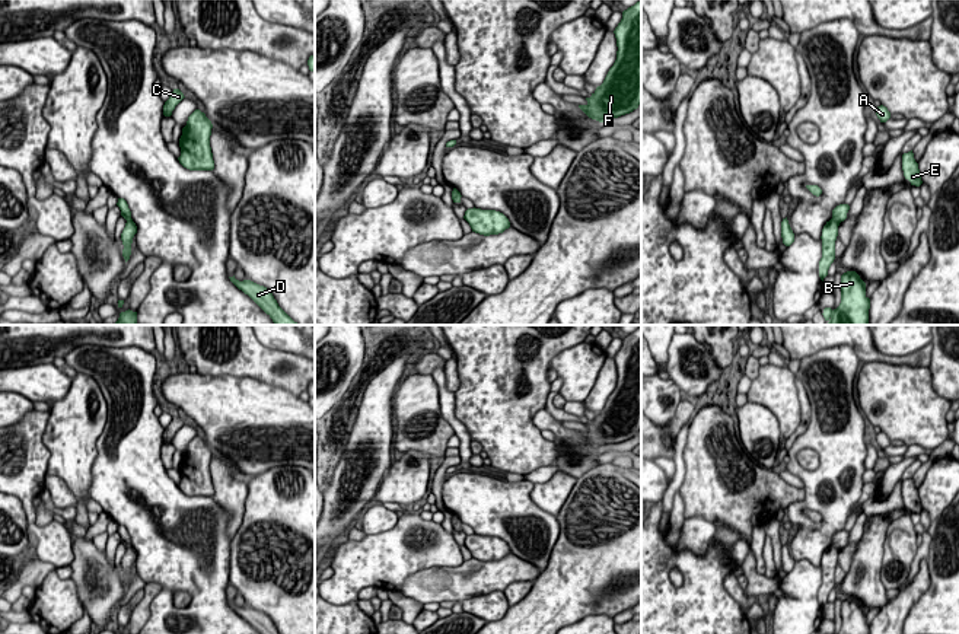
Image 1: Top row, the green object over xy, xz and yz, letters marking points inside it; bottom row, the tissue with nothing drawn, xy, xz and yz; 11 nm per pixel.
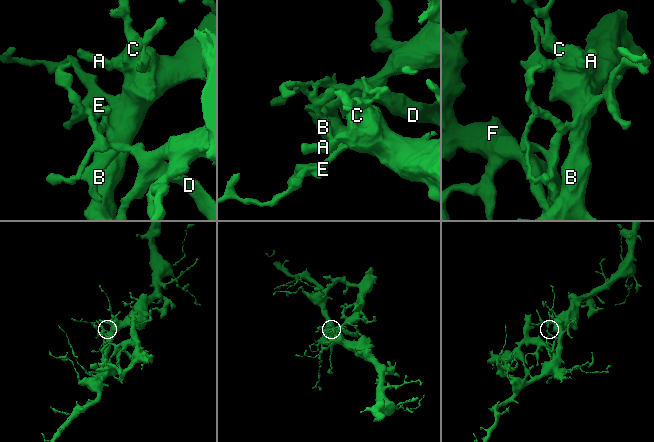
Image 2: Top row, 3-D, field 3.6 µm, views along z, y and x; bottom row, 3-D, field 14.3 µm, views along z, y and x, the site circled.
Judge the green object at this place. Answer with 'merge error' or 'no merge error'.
merge error

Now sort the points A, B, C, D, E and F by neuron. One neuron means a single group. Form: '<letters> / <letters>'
A B C E / D F

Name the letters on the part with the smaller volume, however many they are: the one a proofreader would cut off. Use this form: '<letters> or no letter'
D, F

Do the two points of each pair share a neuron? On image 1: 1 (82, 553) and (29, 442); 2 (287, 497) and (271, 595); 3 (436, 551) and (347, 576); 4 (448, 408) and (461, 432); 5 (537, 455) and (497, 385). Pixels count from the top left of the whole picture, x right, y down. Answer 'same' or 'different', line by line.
1: different
2: same
3: same
4: same
5: same

